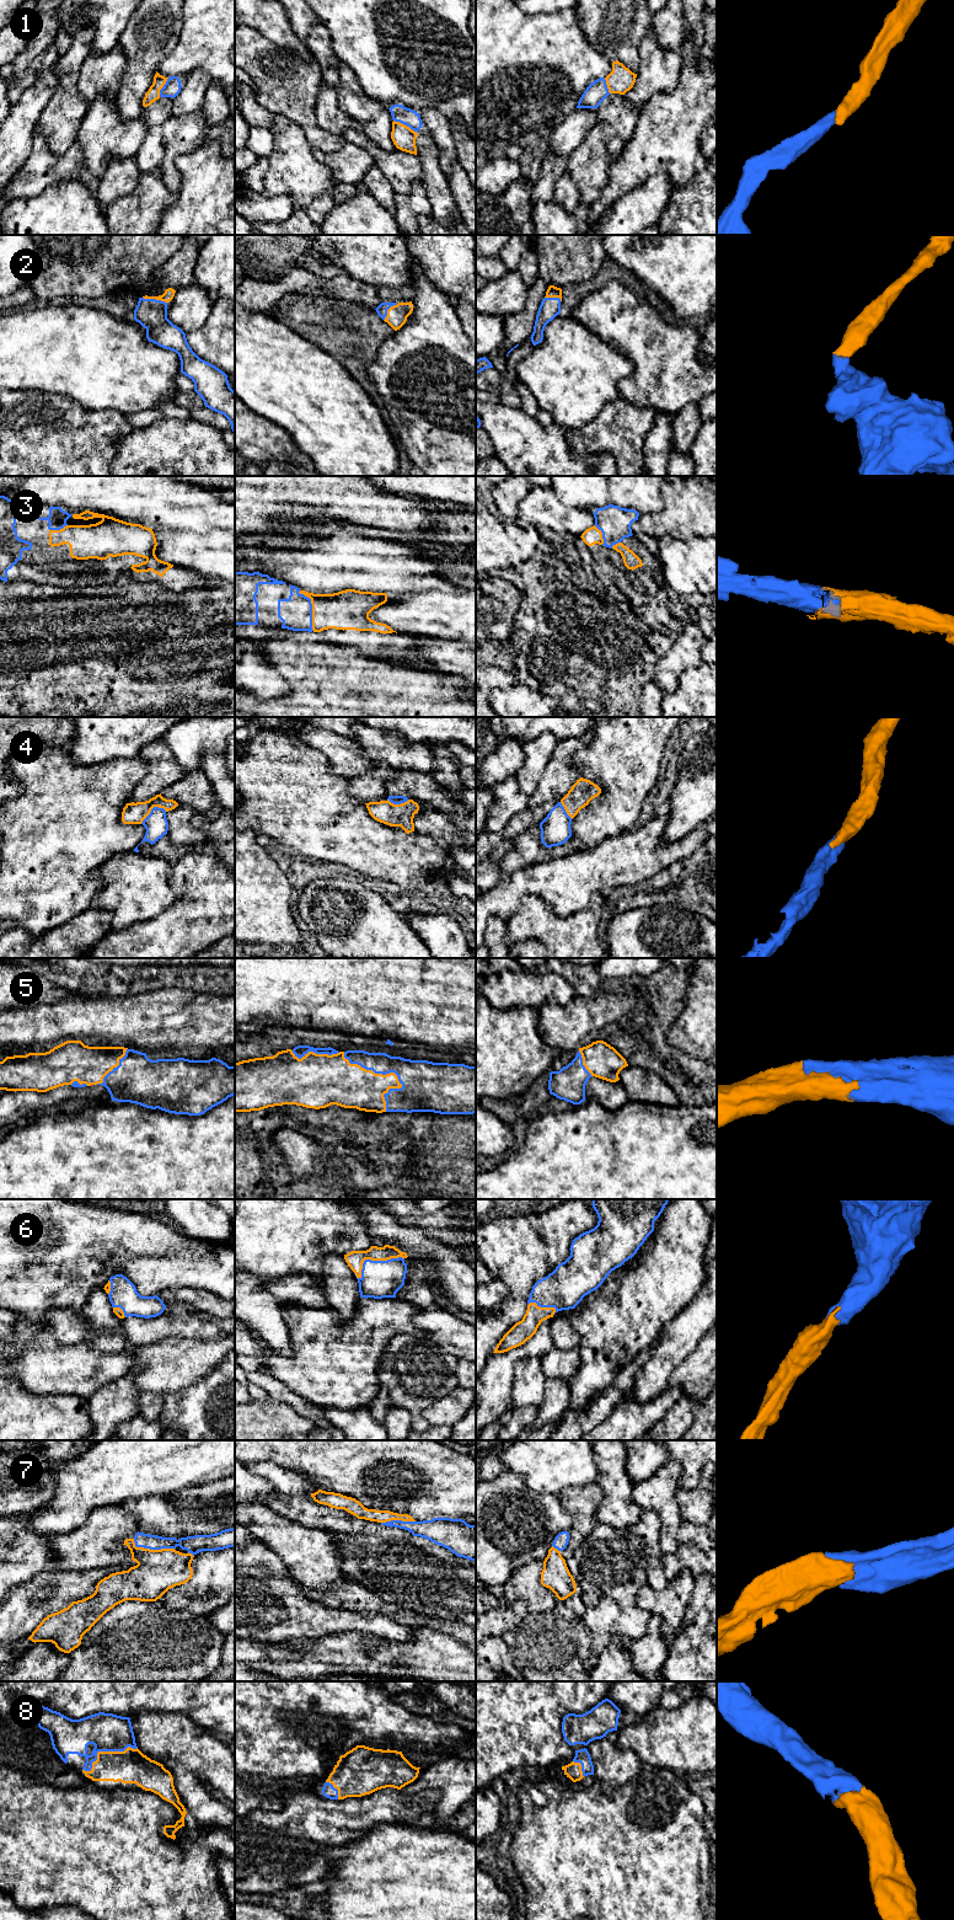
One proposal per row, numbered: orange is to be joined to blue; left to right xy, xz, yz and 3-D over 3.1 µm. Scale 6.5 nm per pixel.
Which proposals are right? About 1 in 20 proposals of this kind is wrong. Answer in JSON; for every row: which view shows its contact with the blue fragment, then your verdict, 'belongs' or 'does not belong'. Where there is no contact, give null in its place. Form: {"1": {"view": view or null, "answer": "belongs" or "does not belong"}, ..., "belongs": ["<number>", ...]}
{"1": {"view": "xz", "answer": "belongs"}, "2": {"view": "xy", "answer": "belongs"}, "3": {"view": "xz", "answer": "belongs"}, "4": {"view": "xy", "answer": "belongs"}, "5": {"view": "xz", "answer": "belongs"}, "6": {"view": "xz", "answer": "belongs"}, "7": {"view": "xy", "answer": "belongs"}, "8": {"view": "xy", "answer": "belongs"}, "belongs": ["1", "2", "3", "4", "5", "6", "7", "8"]}

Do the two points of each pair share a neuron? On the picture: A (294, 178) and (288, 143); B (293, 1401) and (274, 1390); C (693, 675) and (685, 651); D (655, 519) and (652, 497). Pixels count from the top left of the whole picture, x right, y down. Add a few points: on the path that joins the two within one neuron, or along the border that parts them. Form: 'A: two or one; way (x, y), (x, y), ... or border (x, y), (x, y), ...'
A: one; way (293, 170), (290, 151)
B: one; way (288, 1396), (279, 1391)
C: two; border (702, 662), (686, 668), (674, 690)
D: two; border (662, 488), (663, 507), (659, 511), (639, 514)

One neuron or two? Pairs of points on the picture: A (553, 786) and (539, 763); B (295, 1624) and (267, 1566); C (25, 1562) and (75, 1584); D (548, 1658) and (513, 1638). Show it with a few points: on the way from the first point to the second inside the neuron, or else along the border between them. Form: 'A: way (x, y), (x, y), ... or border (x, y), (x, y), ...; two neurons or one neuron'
A: border (557, 744), (539, 781), (539, 786), (531, 796); two neurons
B: way (280, 1609), (267, 1595), (267, 1581); one neuron
C: border (48, 1566), (17, 1586); two neurons
D: way (540, 1650), (535, 1645), (521, 1641); one neuron

